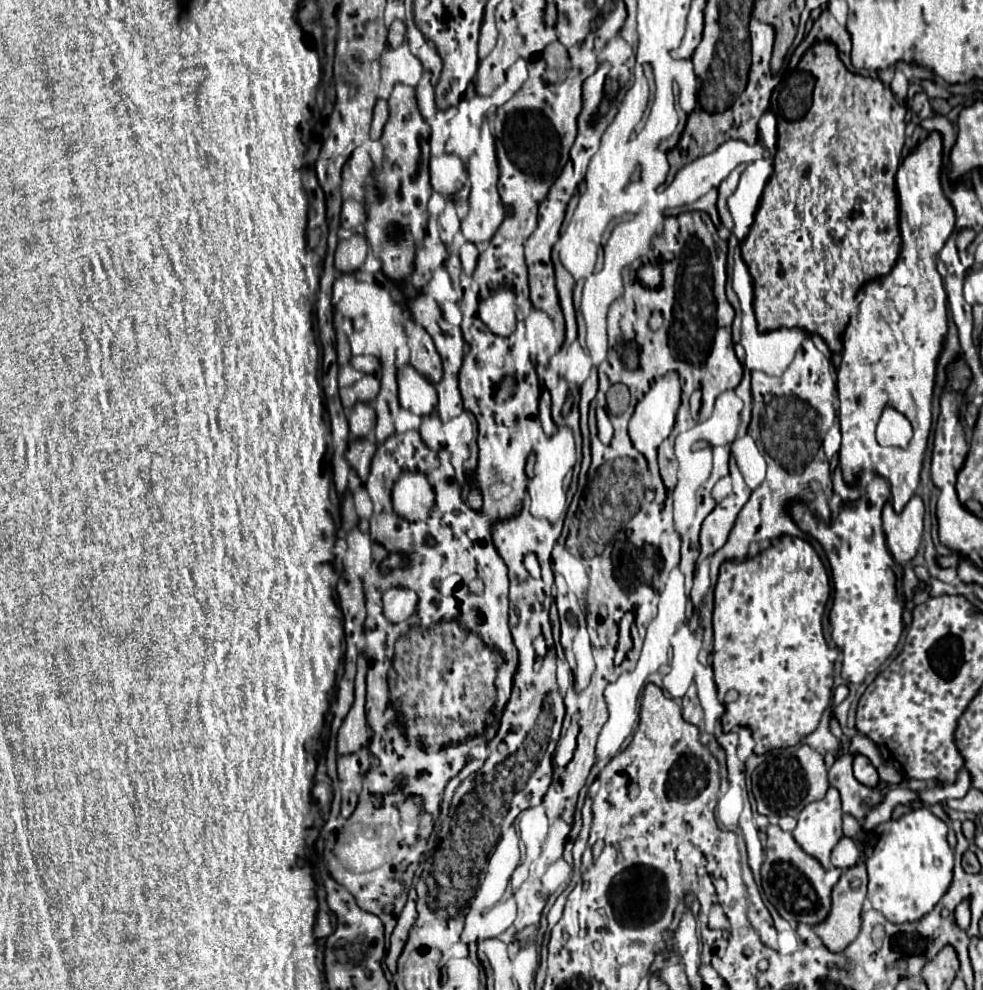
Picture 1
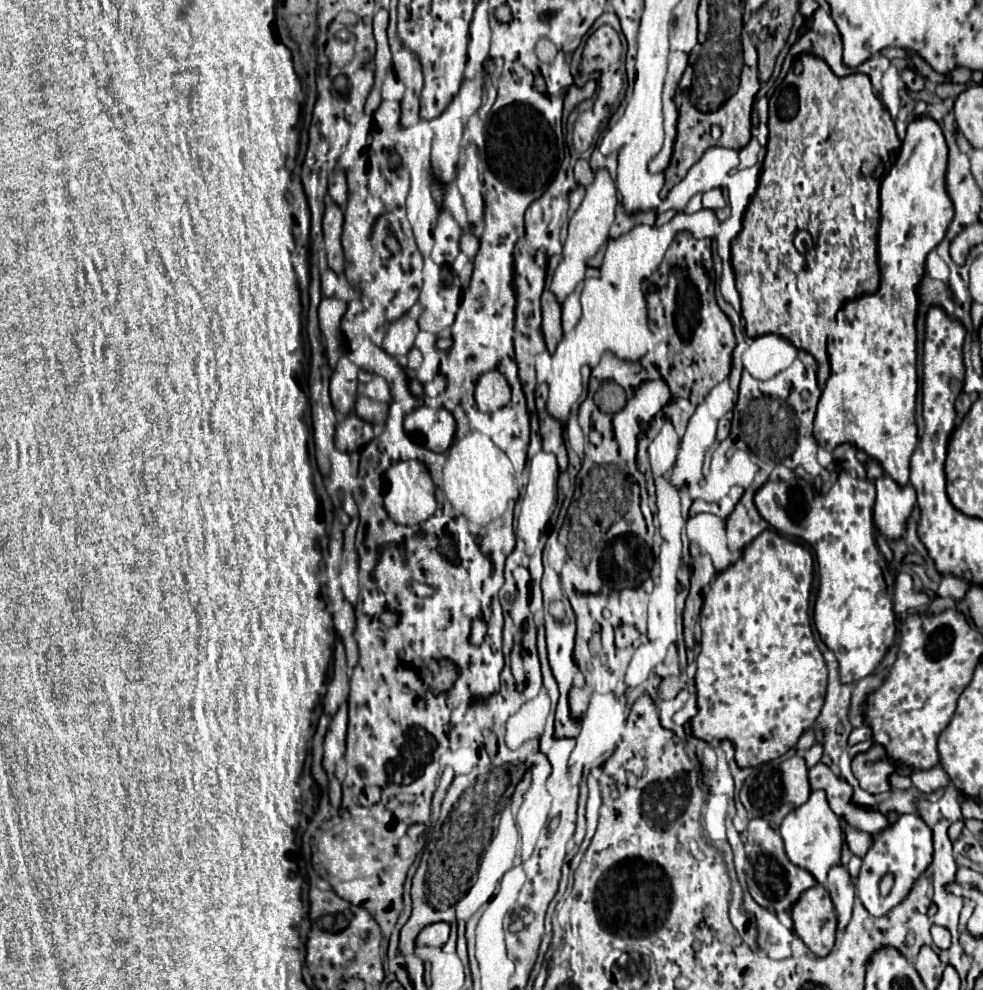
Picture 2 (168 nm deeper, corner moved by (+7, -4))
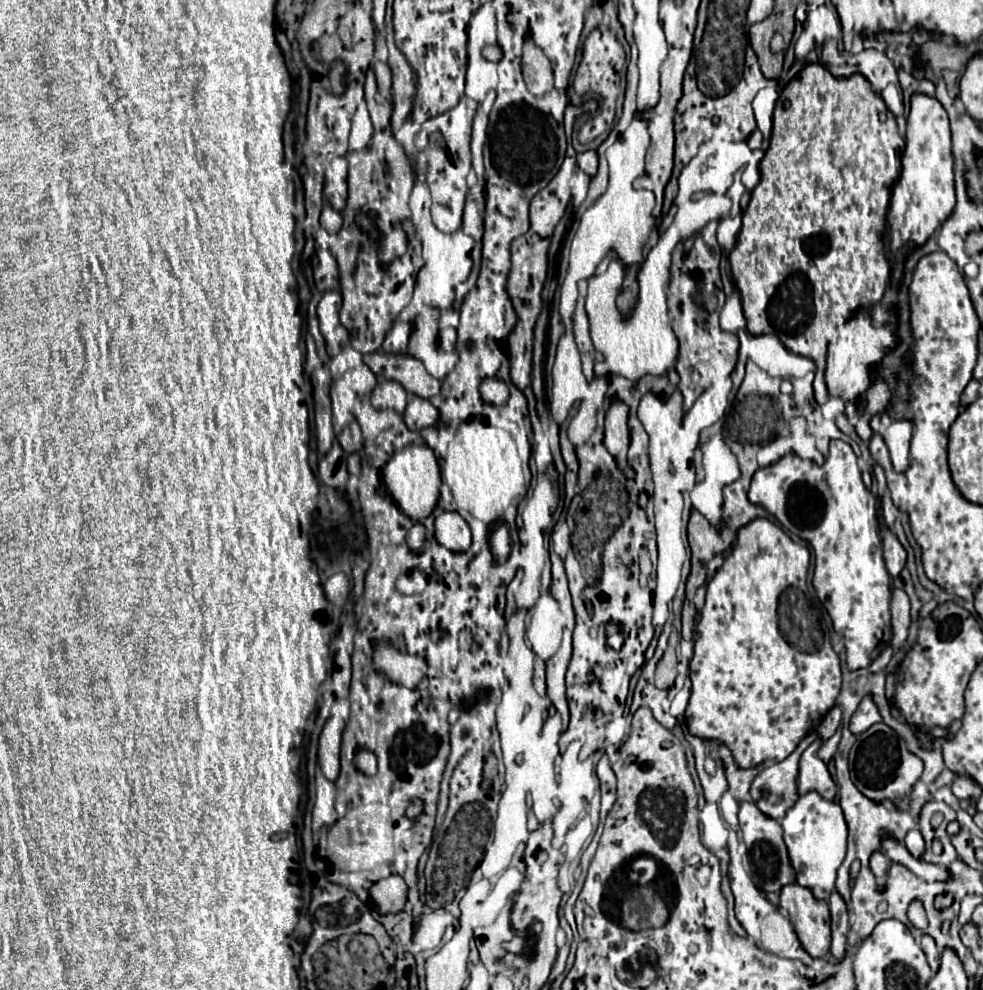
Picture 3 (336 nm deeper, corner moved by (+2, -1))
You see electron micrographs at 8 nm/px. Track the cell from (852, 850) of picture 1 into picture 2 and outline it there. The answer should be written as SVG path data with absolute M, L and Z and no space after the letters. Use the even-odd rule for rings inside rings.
M836 865L828 871L828 891L832 897L832 903L838 913L838 927L846 927L852 917L852 905L854 905L854 879L850 877L848 869L844 865Z

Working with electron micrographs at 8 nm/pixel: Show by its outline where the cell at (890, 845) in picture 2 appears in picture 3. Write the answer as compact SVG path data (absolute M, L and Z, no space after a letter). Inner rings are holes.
M909 830L909 834L905 836L905 846L911 852L913 858L921 858L925 852L925 842L919 830Z

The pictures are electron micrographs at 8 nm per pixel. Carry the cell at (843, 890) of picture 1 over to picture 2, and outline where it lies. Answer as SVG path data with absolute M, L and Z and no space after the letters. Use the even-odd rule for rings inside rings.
M822 885L802 893L800 901L792 909L792 921L794 931L812 953L824 957L832 951L836 939L836 911Z

